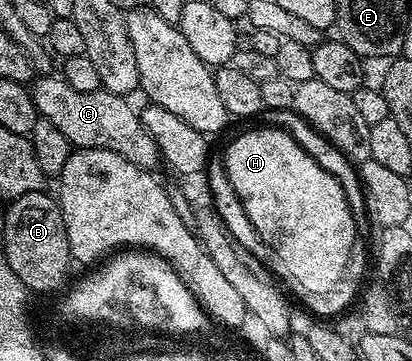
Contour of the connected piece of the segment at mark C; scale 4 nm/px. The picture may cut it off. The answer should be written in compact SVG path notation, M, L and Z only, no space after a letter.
M60 76L35 77L32 82L32 93L39 115L46 118L48 124L60 128L60 132L68 136L71 147L84 150L111 150L116 152L116 156L124 156L124 160L136 164L141 170L153 171L154 165L159 165L160 155L156 148L156 140L152 140L148 128L144 128L141 113L137 109L133 110L123 95L113 94L104 89L96 92L76 92L76 88L68 88L68 84Z

